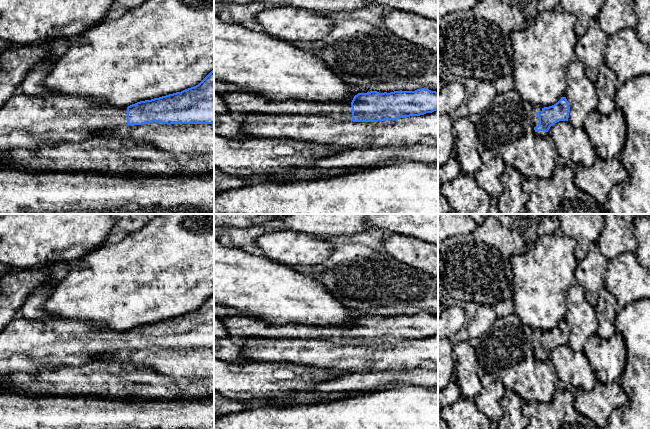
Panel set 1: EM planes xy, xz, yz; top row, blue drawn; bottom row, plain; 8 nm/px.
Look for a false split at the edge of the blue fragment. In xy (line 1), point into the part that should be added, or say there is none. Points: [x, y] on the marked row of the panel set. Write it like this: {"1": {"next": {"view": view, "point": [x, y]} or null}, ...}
{"1": {"next": {"view": "xy", "point": [26, 122]}}}

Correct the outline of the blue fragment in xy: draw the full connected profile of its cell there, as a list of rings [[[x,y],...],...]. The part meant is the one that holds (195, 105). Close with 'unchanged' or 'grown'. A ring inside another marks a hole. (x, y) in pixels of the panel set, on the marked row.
[[[214,70],[194,87],[128,107],[113,106],[105,100],[51,93],[29,97],[18,90],[0,109],[0,154],[4,157],[14,149],[41,149],[63,142],[81,143],[109,128],[152,122],[167,125],[214,124]]]; grown

